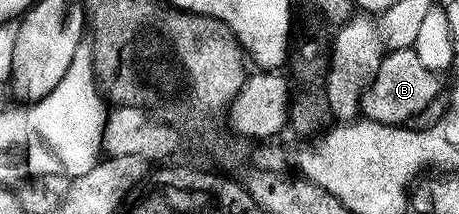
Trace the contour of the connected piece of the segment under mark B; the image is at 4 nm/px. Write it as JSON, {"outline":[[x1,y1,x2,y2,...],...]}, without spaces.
{"outline":[[414,50,386,51,378,71,360,96,361,114,363,111,366,114,363,116,372,123,405,124,417,117,433,99,439,98,438,79,437,74,420,65]]}

